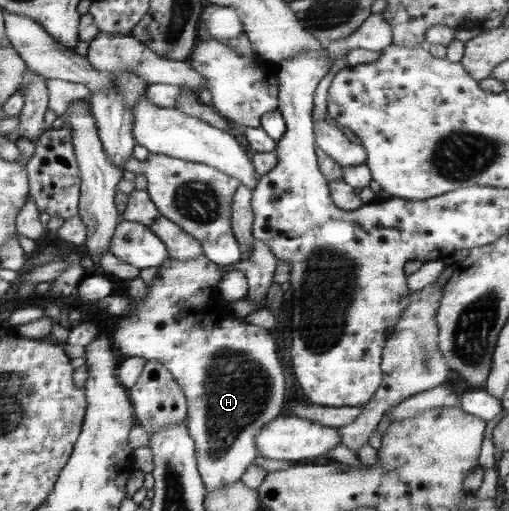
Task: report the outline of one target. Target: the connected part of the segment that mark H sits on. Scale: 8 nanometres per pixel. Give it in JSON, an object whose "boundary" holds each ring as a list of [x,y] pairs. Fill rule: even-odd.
{"boundary":[[[204,254],[194,260],[174,260],[167,258],[160,264],[156,277],[148,284],[148,294],[142,300],[128,298],[132,311],[120,316],[114,323],[113,343],[117,353],[144,360],[160,361],[173,375],[184,390],[188,401],[185,427],[194,442],[194,457],[204,491],[210,493],[236,483],[250,463],[258,456],[256,436],[264,424],[272,422],[284,410],[283,364],[276,354],[276,342],[267,329],[247,324],[242,318],[224,316],[218,318],[198,318],[208,314],[206,308],[210,300],[220,297],[217,288],[221,274],[226,270],[210,262]]]}

